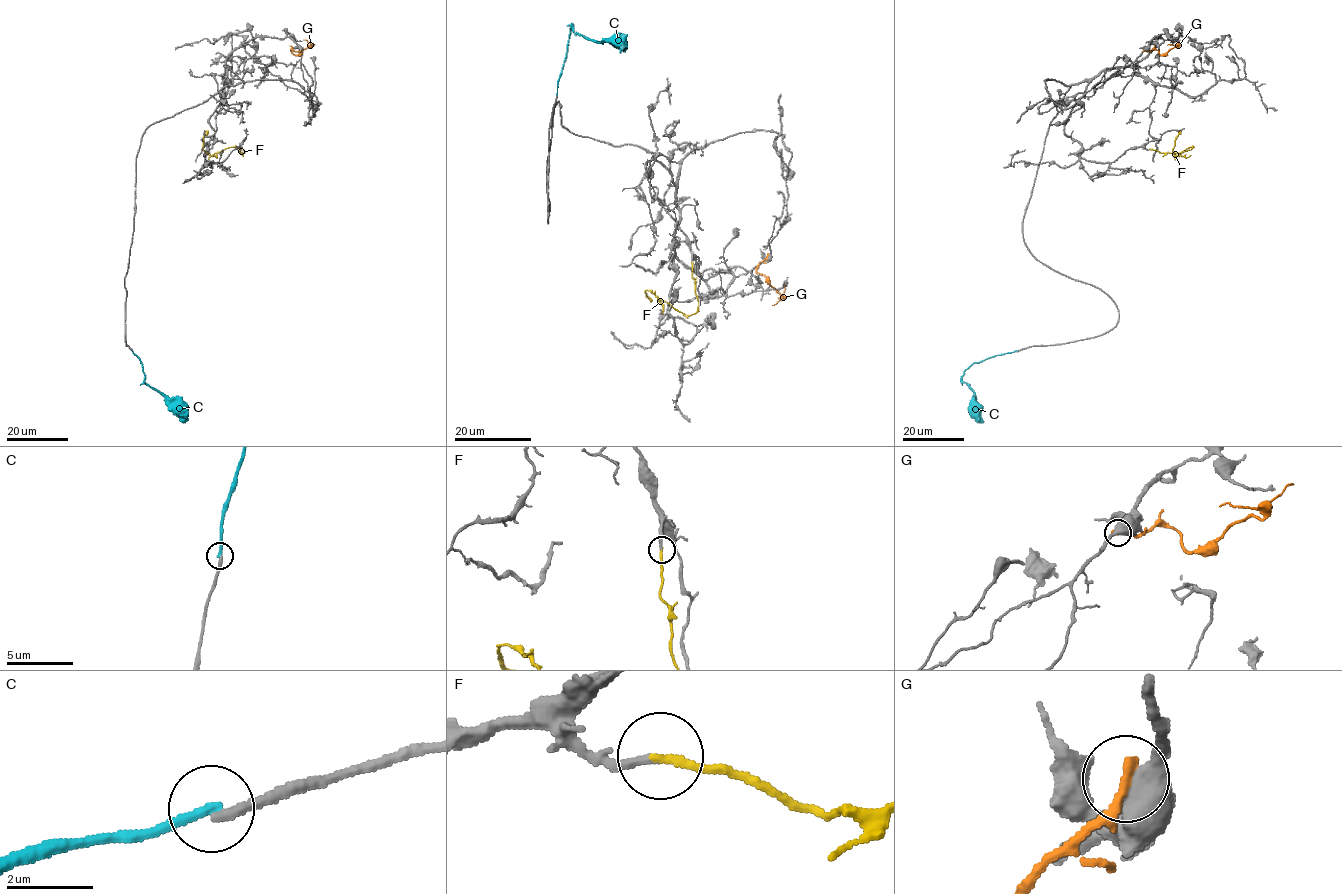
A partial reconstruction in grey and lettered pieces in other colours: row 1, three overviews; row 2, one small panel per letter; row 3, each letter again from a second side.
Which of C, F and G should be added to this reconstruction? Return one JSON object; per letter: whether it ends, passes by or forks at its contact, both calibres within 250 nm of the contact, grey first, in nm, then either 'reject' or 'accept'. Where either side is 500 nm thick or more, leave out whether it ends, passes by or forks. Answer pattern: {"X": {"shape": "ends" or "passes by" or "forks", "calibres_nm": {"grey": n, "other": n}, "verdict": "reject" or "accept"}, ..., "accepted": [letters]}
{"C": {"shape": "ends", "calibres_nm": {"grey": 240, "other": 240}, "verdict": "reject"}, "F": {"shape": "ends", "calibres_nm": {"grey": 190, "other": 180}, "verdict": "accept"}, "G": {"calibres_nm": {"grey": 500, "other": 260}, "verdict": "reject"}, "accepted": ["F"]}

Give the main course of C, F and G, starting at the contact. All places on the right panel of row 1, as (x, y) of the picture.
C: (1016, 351), (974, 362), (962, 377), (974, 395), (974, 413), (983, 422)
F: (1151, 149), (1170, 153), (1190, 149), (1178, 155), (1172, 149), (1180, 130)
G: (1144, 51), (1155, 49), (1163, 55), (1184, 39)

